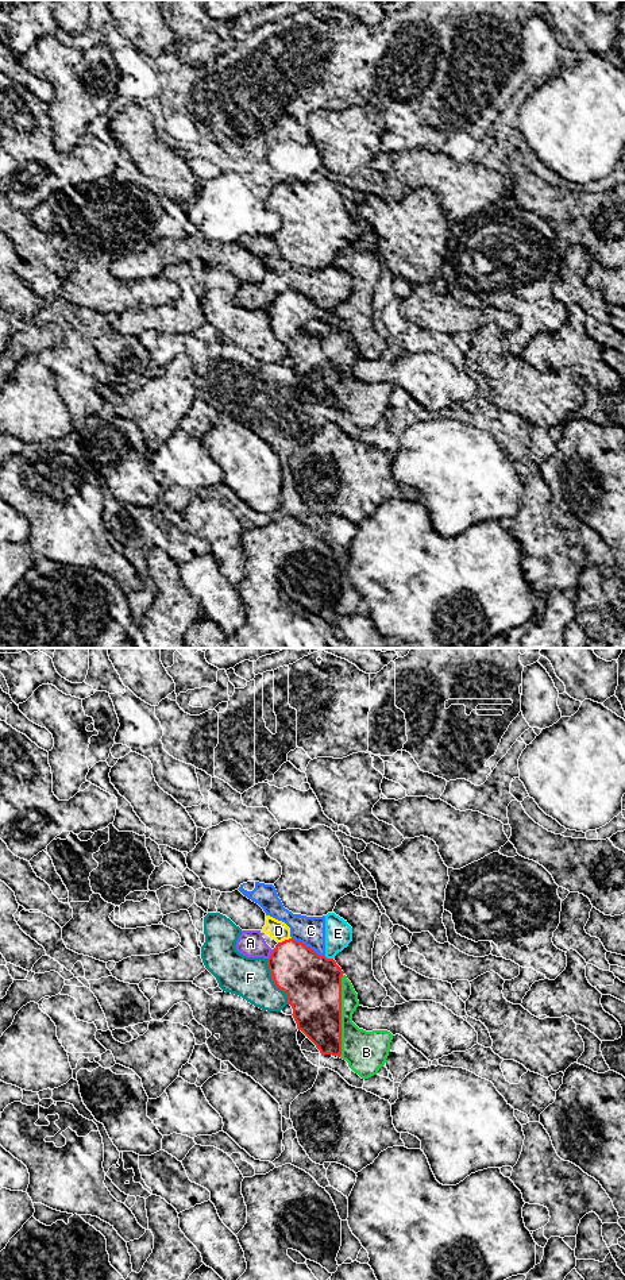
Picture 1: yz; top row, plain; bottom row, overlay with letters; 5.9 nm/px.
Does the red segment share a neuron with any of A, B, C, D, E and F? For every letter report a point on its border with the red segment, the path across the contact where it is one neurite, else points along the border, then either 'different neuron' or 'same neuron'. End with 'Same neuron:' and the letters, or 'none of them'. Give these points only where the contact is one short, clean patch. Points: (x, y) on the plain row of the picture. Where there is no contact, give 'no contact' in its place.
A: contact yz (270, 307); different neuron
B: contact yz (340, 367); same neuron
C: contact yz (308, 299); different neuron
D: contact yz (285, 292); different neuron
E: contact yz (328, 311); different neuron
F: contact yz (273, 332); different neuron
Same neuron: B

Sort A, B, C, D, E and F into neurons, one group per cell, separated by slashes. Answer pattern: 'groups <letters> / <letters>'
groups A C D E / B / F

